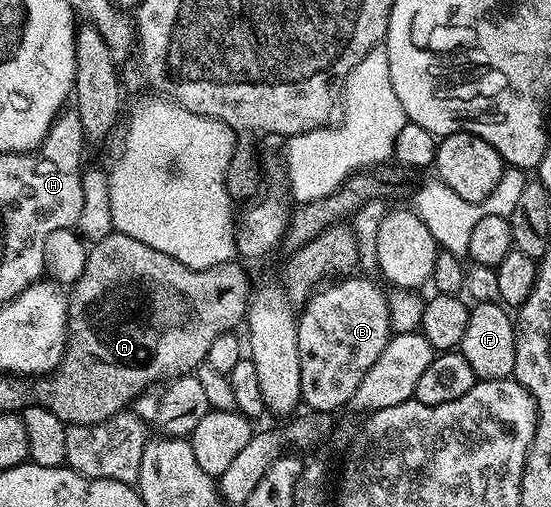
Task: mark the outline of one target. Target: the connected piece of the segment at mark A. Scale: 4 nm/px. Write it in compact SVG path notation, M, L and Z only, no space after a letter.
M115 231L110 235L106 235L106 239L91 242L90 248L87 250L84 274L74 284L74 288L71 290L73 293L70 293L68 300L68 343L64 350L64 357L60 360L60 366L51 374L50 380L52 382L49 383L48 390L44 393L43 404L51 409L54 415L61 417L68 425L102 423L116 413L125 412L131 406L128 404L151 381L160 381L163 377L168 377L167 379L182 377L191 374L200 365L205 364L210 346L214 344L214 339L218 339L218 335L223 333L233 332L237 328L235 325L239 321L241 324L245 320L248 311L248 300L252 297L254 281L248 278L247 271L239 263L241 264L239 260L233 259L224 261L220 265L212 265L208 269L191 269L170 255L166 255L162 251L154 251L154 247L150 247L146 243L138 243L138 239Z

